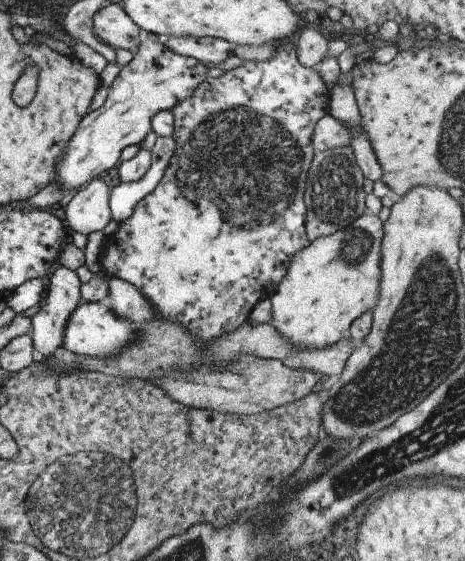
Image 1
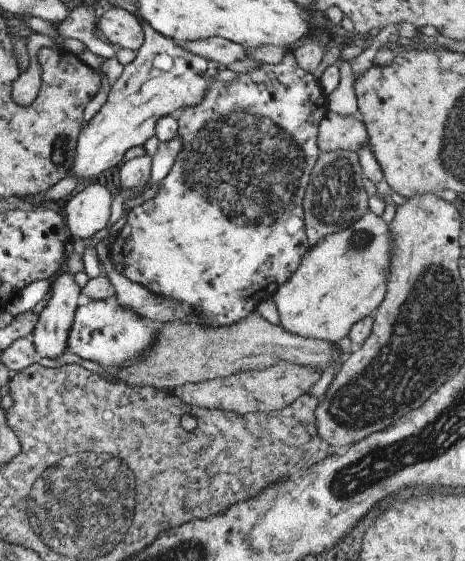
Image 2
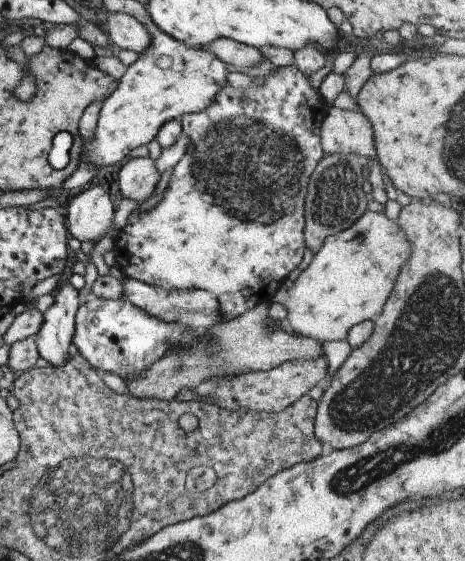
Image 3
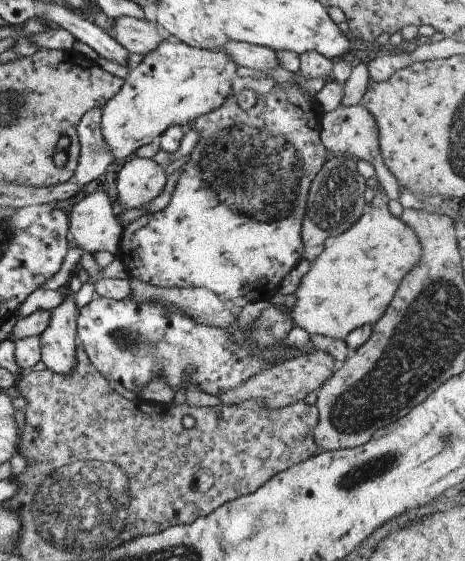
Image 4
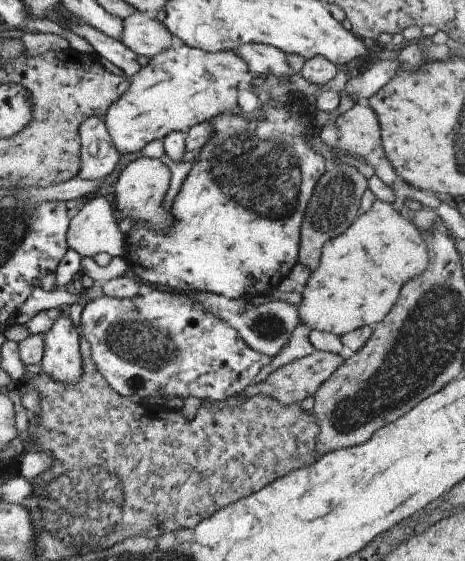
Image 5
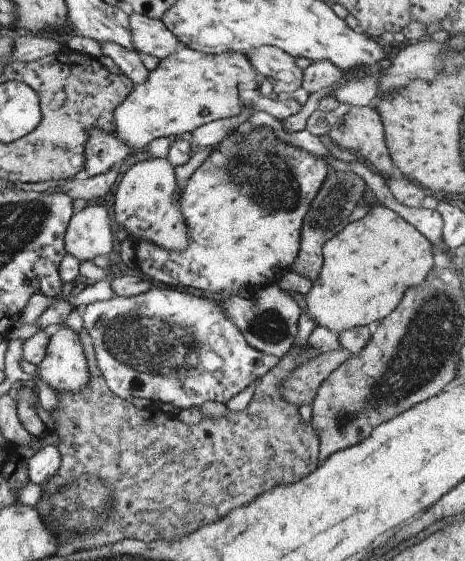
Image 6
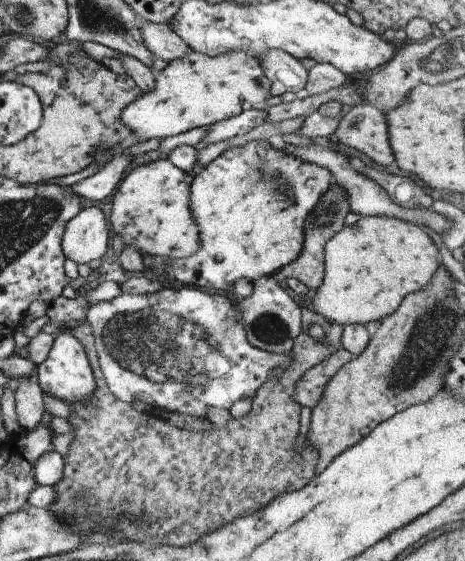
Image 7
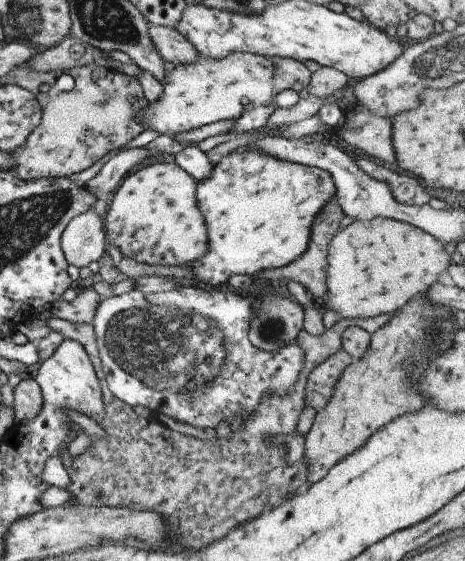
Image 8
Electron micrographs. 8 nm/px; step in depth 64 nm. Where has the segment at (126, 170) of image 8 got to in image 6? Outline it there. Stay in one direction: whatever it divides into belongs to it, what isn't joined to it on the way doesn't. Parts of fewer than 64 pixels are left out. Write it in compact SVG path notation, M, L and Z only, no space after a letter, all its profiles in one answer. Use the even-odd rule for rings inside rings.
M115 164L105 173L94 175L84 180L74 179L72 182L64 184L64 186L53 189L64 191L68 196L71 196L73 200L76 198L84 198L84 200L88 200L88 202L96 202L96 200L104 198L104 196L112 190L112 186L116 184L118 174L120 174L119 166L120 164Z

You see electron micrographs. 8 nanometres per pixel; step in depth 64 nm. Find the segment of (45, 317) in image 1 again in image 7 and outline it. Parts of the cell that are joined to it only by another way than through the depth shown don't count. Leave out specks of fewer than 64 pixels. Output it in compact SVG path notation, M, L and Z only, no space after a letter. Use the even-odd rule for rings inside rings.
M58 333L48 358L37 365L35 376L43 394L68 403L86 403L95 394L95 376L83 344L71 334Z

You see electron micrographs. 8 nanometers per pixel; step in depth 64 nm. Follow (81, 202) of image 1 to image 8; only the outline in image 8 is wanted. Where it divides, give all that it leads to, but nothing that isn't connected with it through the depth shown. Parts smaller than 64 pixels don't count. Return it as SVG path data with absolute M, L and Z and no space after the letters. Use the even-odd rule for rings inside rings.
M92 209L70 220L60 241L67 263L81 269L101 260L106 252L104 228L104 219Z

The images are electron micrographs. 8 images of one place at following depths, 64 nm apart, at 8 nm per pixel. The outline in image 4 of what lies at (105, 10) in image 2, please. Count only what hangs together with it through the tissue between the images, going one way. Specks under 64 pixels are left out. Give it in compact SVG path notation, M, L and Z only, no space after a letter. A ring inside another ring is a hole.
M114 16L114 38L129 52L143 54L155 51L165 40L165 32L157 23L134 16Z

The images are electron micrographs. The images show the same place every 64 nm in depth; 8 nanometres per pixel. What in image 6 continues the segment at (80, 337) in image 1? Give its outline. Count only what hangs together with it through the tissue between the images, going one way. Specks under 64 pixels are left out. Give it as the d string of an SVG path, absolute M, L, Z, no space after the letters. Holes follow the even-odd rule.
M152 287L139 295L116 295L107 301L90 303L82 311L83 328L92 337L97 365L108 388L116 396L130 402L133 398L144 398L154 405L159 402L172 404L181 410L200 409L204 402L222 402L226 405L228 400L280 362L279 357L252 348L218 302L186 290Z

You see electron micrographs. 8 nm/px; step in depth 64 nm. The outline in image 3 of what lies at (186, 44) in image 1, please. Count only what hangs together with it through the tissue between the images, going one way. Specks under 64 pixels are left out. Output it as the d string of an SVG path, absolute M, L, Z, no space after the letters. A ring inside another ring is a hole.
M227 38L216 39L211 45L202 49L212 51L213 55L219 56L220 60L230 66L244 69L248 66L258 66L265 61L261 49Z

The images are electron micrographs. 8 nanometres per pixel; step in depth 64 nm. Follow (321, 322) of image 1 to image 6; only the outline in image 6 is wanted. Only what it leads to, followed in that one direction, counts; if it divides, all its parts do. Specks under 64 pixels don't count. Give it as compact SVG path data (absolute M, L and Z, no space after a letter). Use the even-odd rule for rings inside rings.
M379 204L372 207L363 218L349 222L344 230L324 243L321 272L305 296L308 312L318 325L336 334L349 328L377 324L400 304L410 287L418 287L426 280L433 266L431 242L395 211Z

